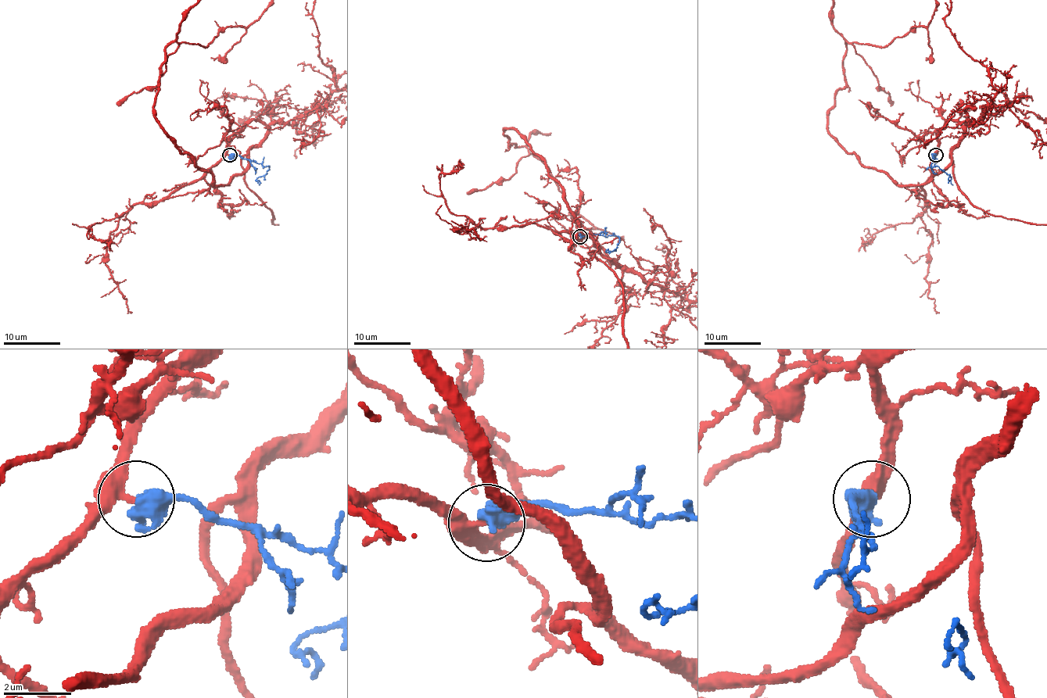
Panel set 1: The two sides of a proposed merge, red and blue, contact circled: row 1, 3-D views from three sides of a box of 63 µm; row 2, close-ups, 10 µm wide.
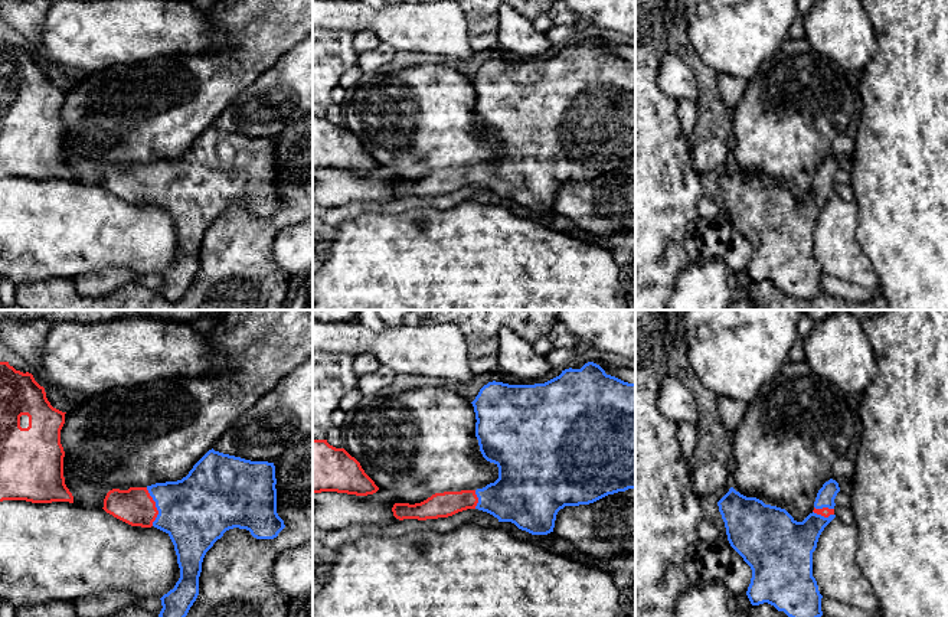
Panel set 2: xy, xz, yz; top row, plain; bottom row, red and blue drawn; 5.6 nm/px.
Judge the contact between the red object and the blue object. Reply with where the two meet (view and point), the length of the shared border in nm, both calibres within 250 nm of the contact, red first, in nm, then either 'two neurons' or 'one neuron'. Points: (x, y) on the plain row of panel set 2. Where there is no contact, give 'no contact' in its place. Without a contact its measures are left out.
xy (154, 183) | 220 nm | 200/400 nm | one neuron

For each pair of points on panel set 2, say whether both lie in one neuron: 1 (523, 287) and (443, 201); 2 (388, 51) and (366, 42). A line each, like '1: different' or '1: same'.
1: different
2: different

